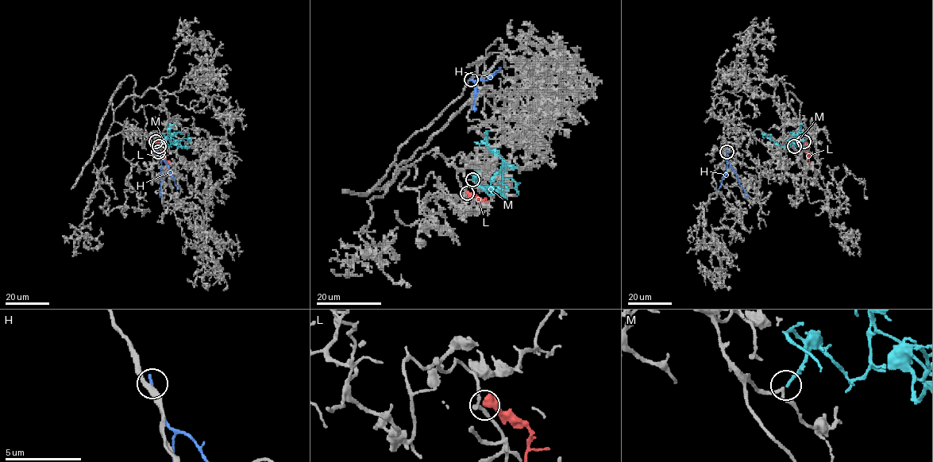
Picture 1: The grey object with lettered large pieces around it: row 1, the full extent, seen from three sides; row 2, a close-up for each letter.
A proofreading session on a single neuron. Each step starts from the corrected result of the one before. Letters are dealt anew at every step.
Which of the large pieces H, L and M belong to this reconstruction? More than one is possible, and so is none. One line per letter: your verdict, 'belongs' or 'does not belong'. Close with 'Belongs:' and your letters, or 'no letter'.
H: does not belong
L: does not belong
M: belongs
Belongs: M

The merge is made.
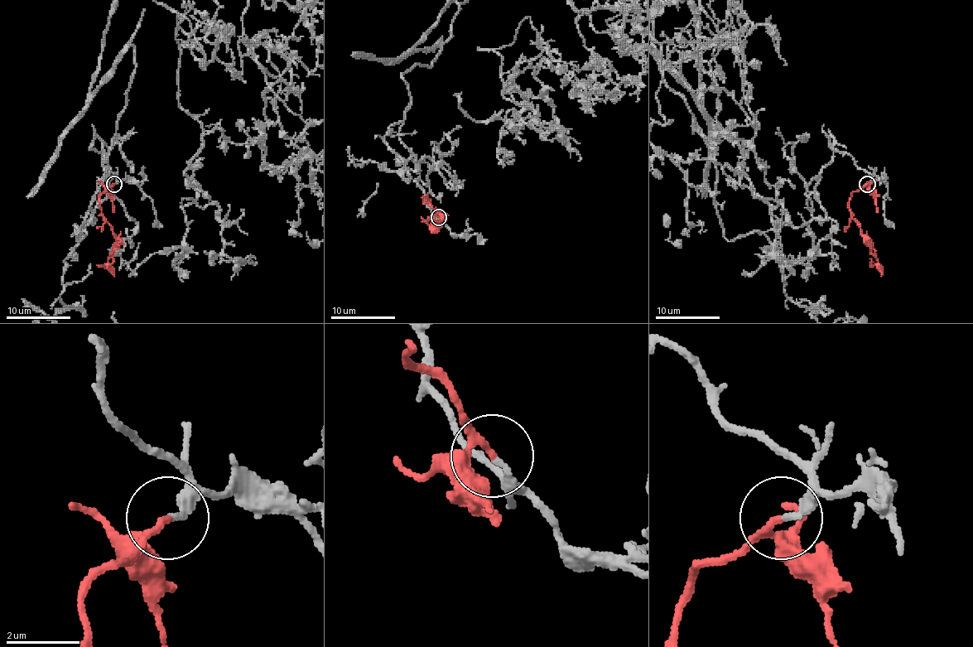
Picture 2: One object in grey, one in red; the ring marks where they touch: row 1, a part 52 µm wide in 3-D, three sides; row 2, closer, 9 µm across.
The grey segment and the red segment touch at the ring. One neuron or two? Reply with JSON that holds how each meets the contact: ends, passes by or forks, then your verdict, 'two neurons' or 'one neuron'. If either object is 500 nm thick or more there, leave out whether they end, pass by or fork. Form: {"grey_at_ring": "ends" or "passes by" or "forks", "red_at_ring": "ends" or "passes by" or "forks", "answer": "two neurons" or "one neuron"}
{"grey_at_ring": "ends", "red_at_ring": "passes by", "answer": "one neuron"}

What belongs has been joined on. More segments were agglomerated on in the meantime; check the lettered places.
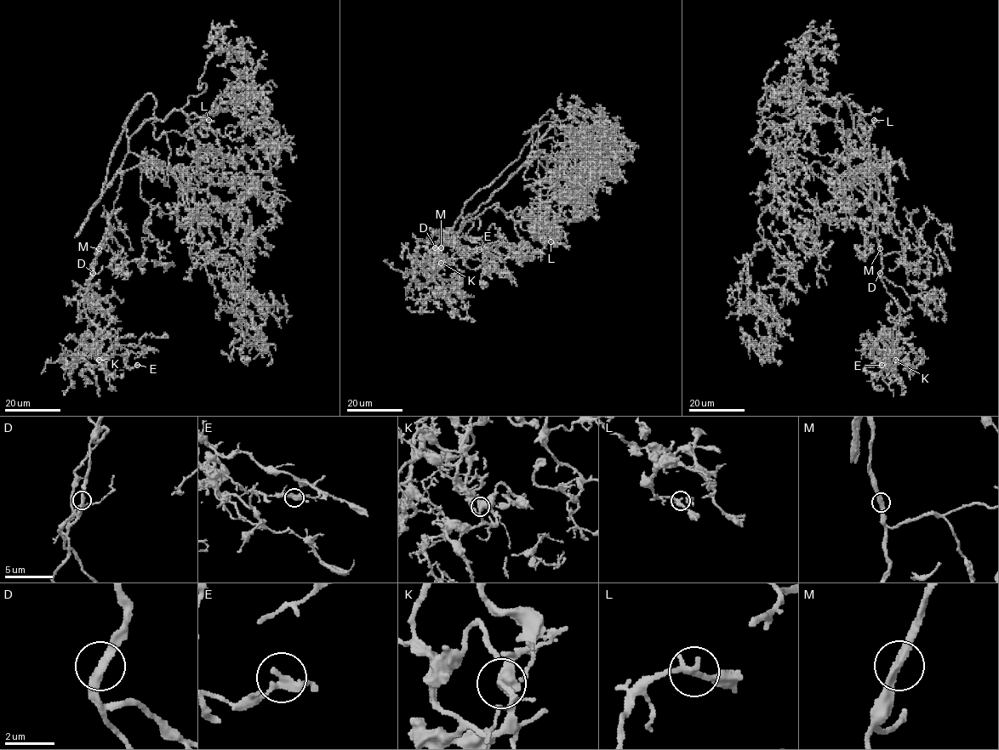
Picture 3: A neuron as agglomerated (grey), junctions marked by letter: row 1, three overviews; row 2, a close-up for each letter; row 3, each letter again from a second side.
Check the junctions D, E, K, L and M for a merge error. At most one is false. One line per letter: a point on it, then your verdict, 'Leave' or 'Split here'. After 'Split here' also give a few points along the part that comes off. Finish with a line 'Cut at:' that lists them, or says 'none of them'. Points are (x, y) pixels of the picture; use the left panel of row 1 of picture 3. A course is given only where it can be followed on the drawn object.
D: Place: (93, 273). Leave
E: Place: (137, 365). Leave
K: Place: (99, 360). Leave
L: Place: (208, 120). Leave
M: Place: (99, 248). Leave
Cut at: none of them

